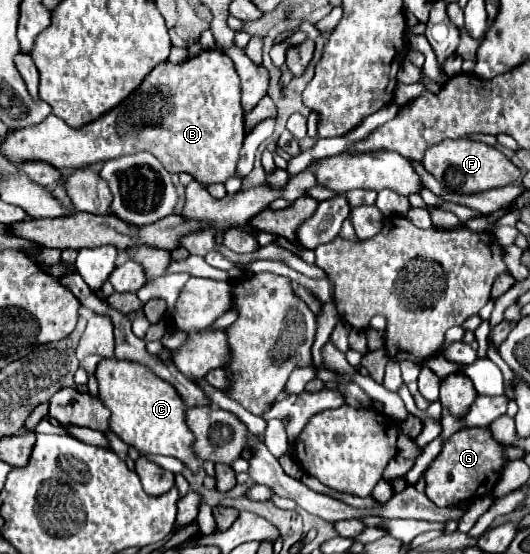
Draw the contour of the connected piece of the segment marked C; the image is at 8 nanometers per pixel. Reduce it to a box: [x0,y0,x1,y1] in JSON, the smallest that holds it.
[96,359,200,473]

